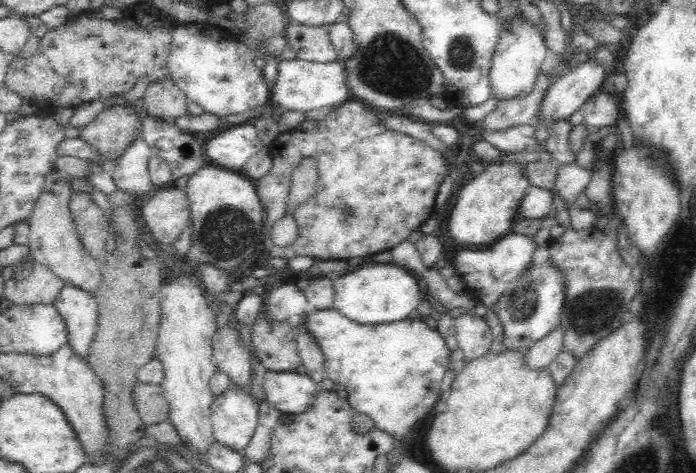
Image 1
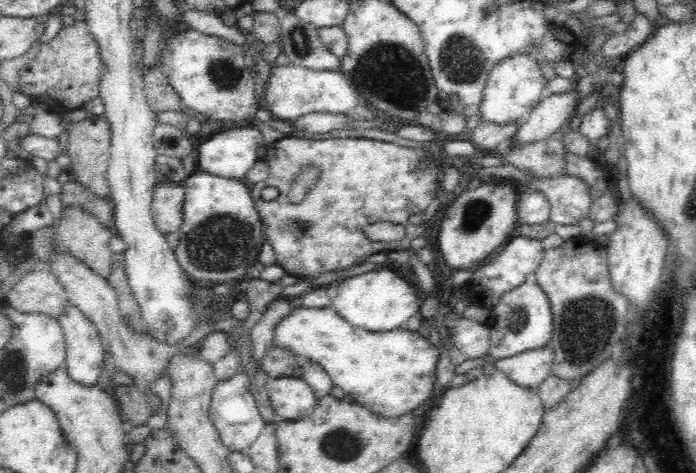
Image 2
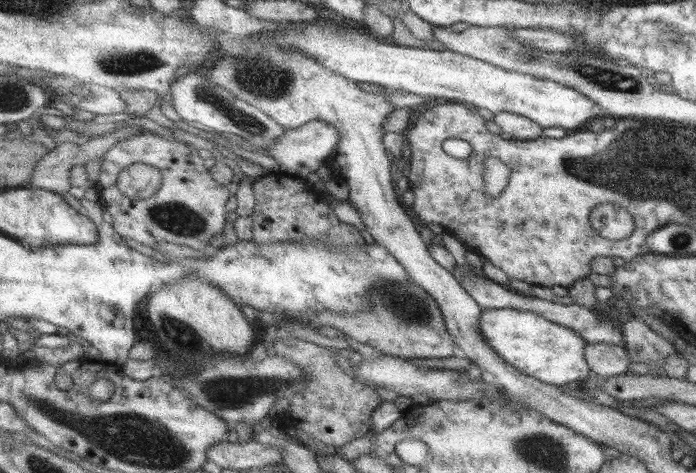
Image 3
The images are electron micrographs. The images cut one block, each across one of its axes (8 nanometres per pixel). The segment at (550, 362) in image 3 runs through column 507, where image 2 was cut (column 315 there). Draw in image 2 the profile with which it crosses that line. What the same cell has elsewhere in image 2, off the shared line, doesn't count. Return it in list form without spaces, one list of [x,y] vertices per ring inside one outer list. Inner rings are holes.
[[[298,307],[288,318],[276,325],[274,343],[288,347],[301,358],[311,358],[327,372],[333,386],[339,386],[346,398],[360,404],[365,410],[378,414],[380,418],[400,418],[413,413],[422,403],[432,396],[436,380],[436,364],[440,360],[439,346],[432,346],[429,338],[410,332],[405,326],[388,331],[368,331],[352,326],[341,318],[332,307],[308,309]]]

